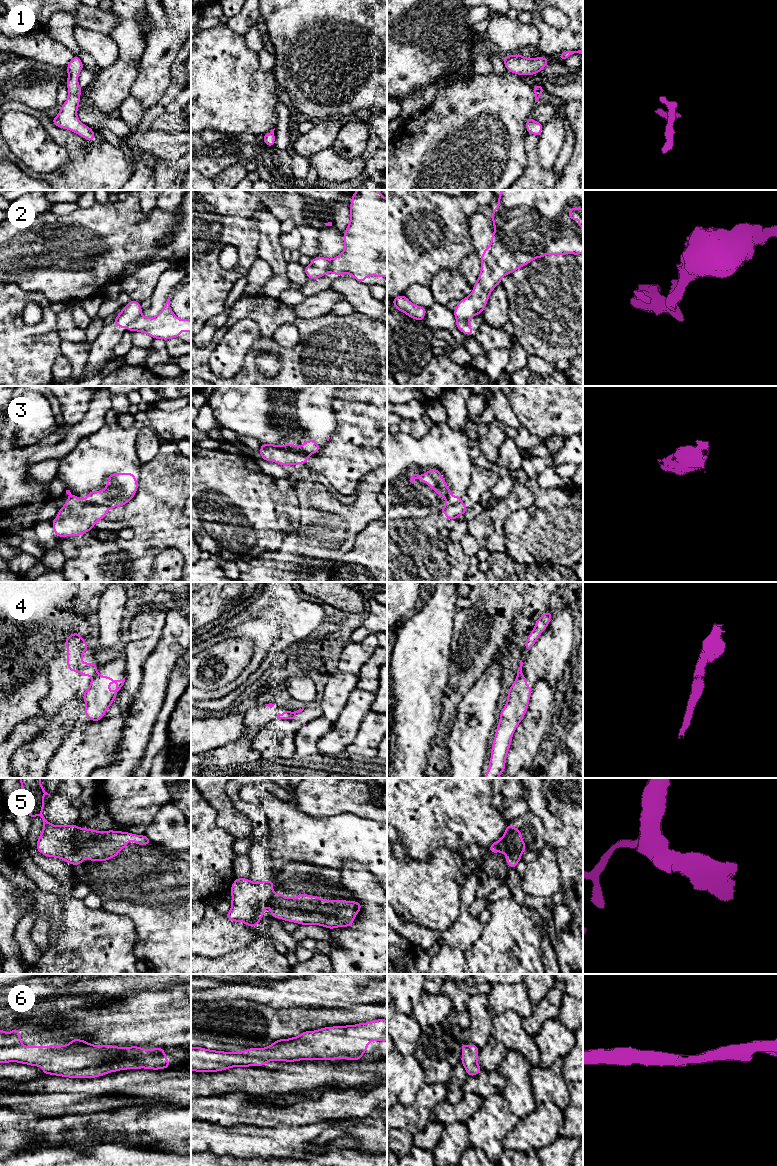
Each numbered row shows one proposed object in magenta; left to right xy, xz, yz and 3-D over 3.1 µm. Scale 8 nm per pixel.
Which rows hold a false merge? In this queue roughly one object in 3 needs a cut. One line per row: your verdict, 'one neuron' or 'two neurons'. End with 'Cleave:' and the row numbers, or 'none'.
1: one neuron
2: two neurons
3: two neurons
4: two neurons
5: one neuron
6: one neuron
Cleave: 2, 3, 4

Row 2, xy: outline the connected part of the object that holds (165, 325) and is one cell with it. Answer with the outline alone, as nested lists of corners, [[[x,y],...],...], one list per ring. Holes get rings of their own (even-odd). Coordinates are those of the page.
[[[170,297],[164,308],[154,317],[148,318],[143,315],[136,318],[128,327],[128,331],[138,331],[151,336],[154,339],[168,340],[178,338],[182,330],[191,333],[191,318],[180,319],[170,307]]]

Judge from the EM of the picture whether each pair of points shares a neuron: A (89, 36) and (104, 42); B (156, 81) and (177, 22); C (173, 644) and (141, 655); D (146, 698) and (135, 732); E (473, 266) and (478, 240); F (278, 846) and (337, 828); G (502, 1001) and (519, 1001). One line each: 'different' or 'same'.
A: same
B: same
C: different
D: same
E: different
F: same
G: same

